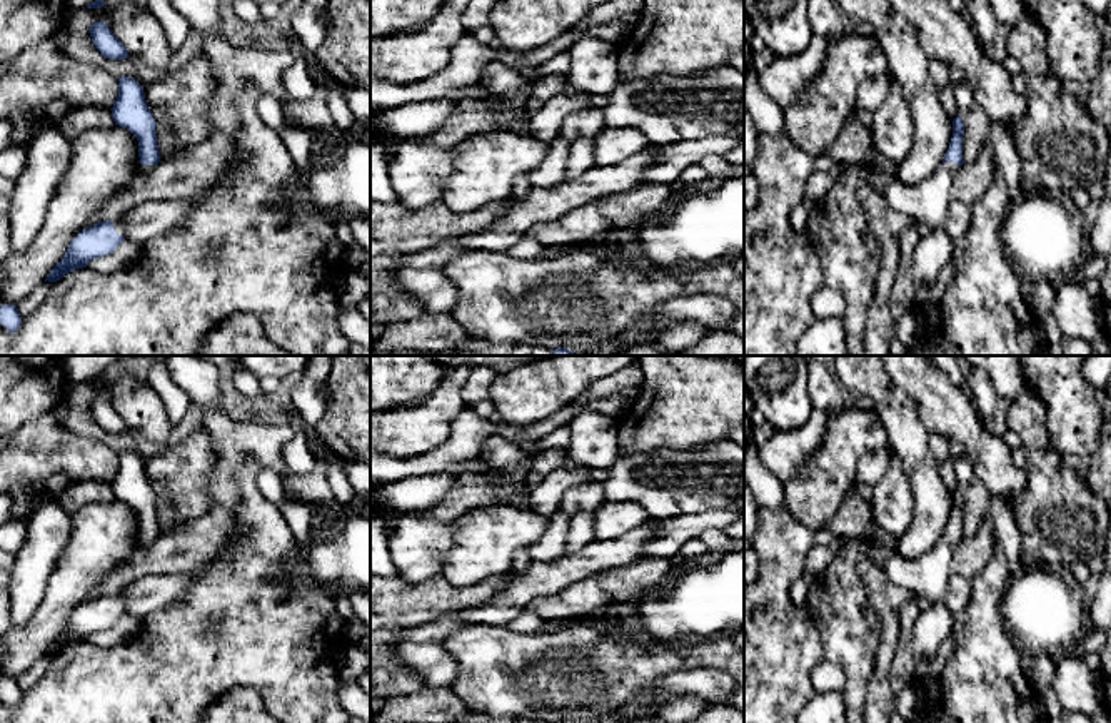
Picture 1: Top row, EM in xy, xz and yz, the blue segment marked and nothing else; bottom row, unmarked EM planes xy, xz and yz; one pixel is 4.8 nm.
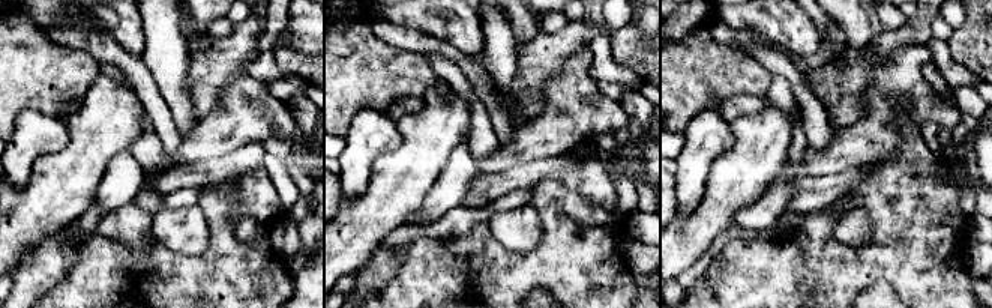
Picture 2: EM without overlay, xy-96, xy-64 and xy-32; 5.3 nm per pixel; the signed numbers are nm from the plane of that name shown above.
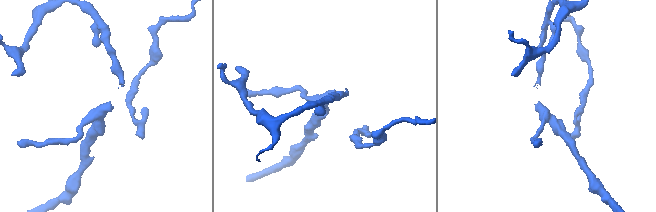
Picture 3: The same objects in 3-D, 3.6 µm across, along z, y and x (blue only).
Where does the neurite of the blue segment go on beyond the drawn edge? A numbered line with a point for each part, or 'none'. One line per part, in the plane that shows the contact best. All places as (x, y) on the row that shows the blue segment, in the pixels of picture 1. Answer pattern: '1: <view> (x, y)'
1: xy (120, 221)

